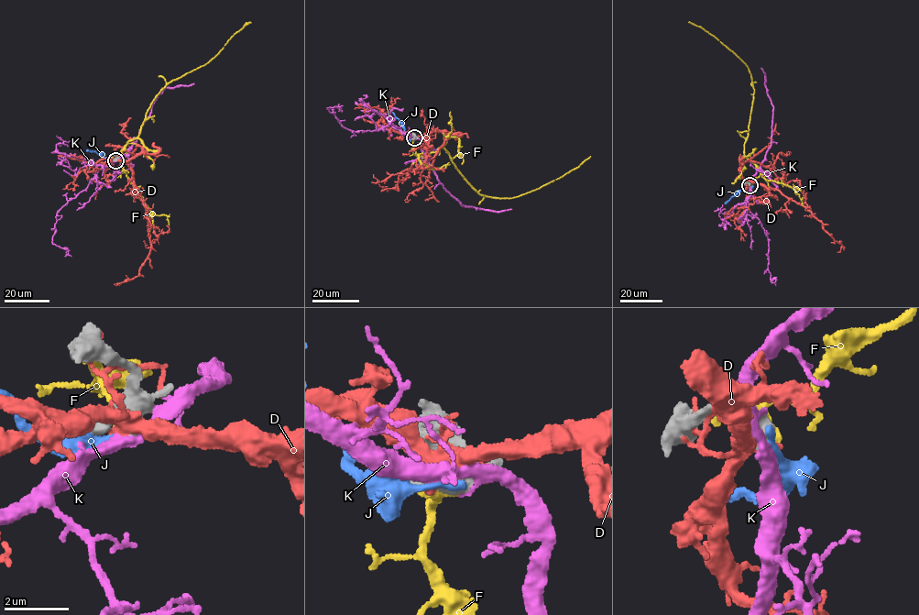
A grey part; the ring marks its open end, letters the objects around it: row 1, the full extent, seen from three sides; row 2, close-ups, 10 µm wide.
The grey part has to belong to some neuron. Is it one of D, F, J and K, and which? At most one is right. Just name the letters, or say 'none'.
none

